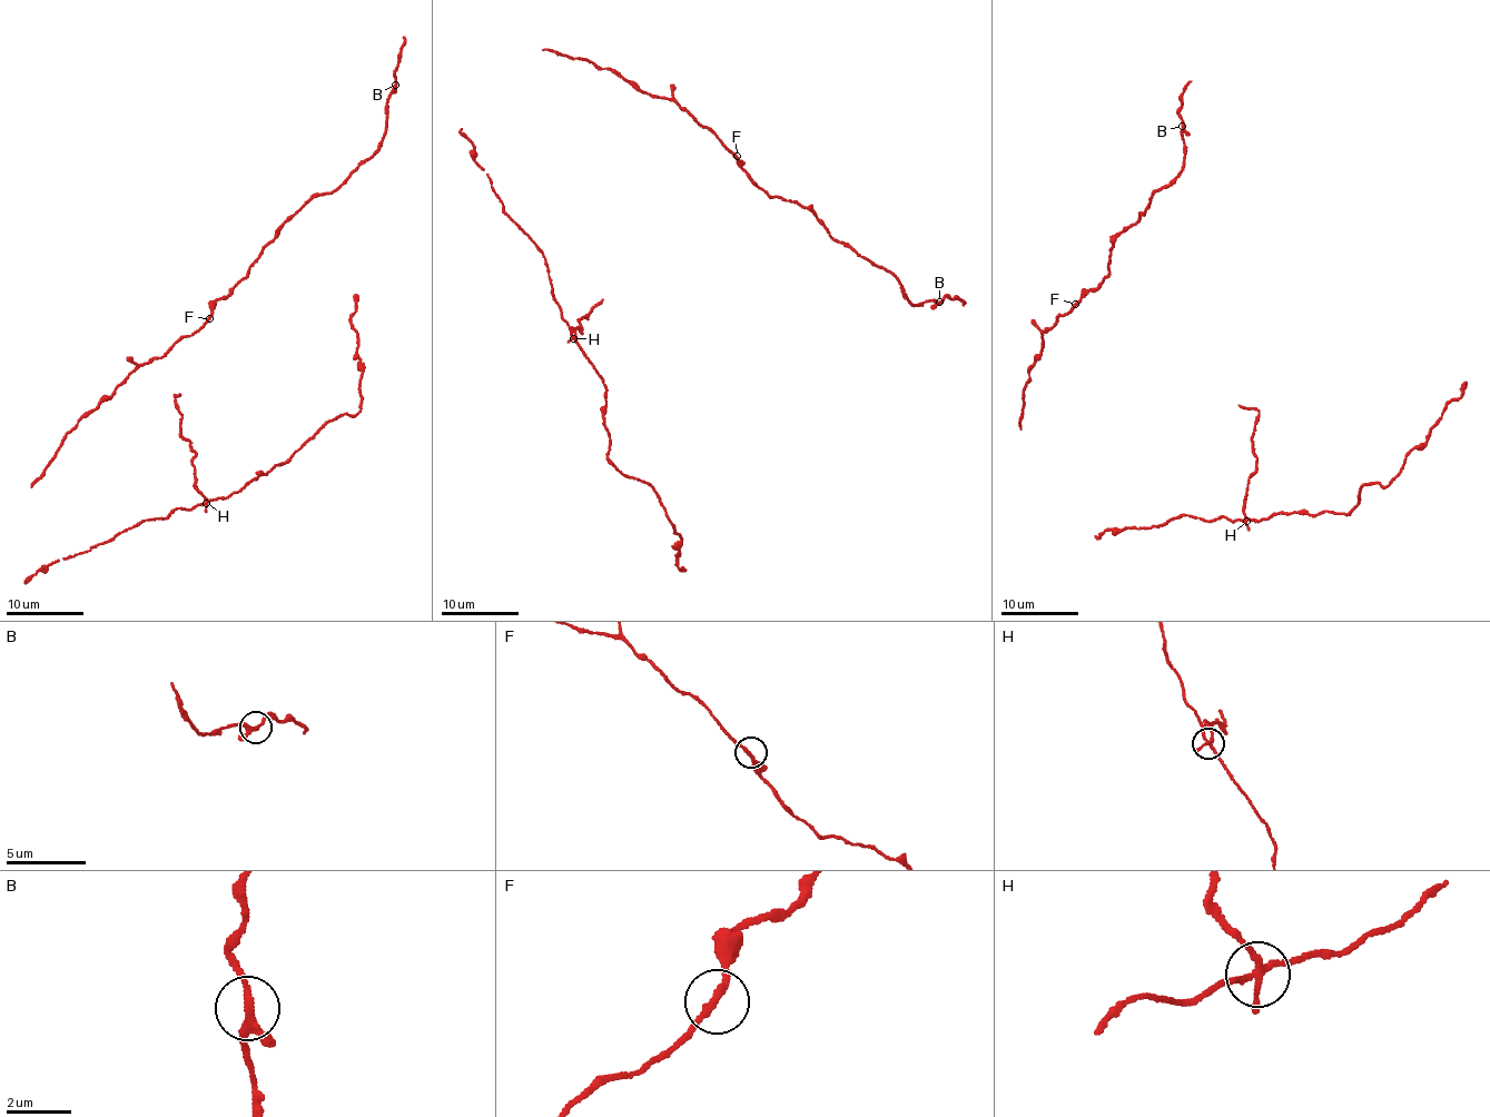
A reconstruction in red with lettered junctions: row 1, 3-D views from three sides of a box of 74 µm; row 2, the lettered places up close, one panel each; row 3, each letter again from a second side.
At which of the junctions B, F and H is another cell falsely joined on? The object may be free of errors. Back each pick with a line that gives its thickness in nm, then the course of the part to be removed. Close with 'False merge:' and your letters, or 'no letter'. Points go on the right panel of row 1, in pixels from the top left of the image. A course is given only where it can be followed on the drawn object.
H: 180 nm | (1245, 521), (1247, 481), (1257, 458), (1253, 450), (1253, 428), (1257, 416), (1253, 408), (1239, 405)
False merge: H

